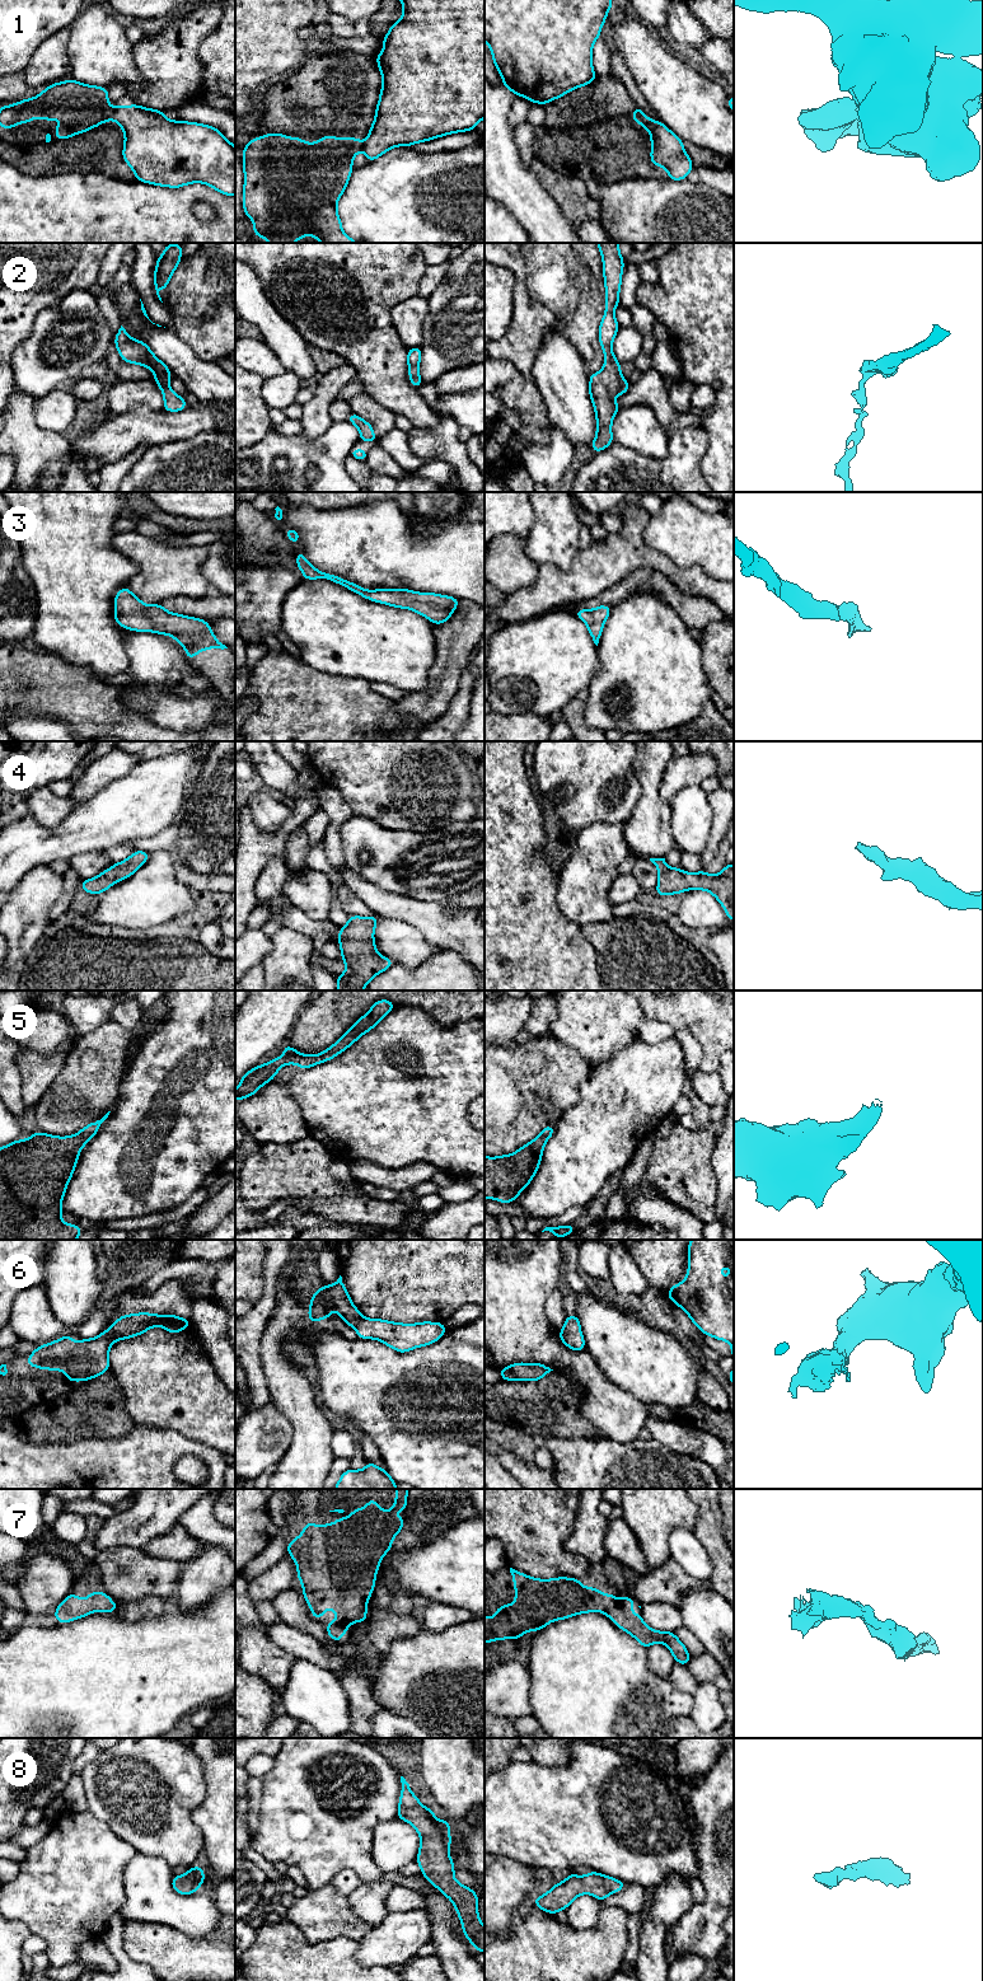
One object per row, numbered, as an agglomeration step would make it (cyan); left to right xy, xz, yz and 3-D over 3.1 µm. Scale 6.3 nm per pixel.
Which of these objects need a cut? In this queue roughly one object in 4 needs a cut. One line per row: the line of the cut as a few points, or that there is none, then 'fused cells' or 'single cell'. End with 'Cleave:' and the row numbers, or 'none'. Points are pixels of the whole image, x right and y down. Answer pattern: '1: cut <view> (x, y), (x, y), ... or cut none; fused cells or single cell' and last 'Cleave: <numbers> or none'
1: cut xy (115, 108), (111, 117); fused cells
2: cut none; single cell
3: cut none; single cell
4: cut none; single cell
5: cut none; single cell
6: cut xy (108, 1329), (112, 1342); fused cells
7: cut none; single cell
8: cut none; single cell
Cleave: 1, 6

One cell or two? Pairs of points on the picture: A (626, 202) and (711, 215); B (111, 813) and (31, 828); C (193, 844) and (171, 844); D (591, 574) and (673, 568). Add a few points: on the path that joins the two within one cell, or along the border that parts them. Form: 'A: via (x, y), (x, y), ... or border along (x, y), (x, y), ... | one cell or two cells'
A: via (647, 215), (689, 215) | one cell
B: via (90, 827), (65, 841), (51, 841) | one cell
C: border along (174, 822), (178, 829), (178, 851), (183, 862) | two cells
D: via (612, 560), (653, 560) | one cell

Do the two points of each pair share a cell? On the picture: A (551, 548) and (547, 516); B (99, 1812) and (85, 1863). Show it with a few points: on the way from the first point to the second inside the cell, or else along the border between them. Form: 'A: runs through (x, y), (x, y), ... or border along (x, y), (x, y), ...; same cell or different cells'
A: runs through (551, 541), (551, 524); same cell
B: border along (88, 1811), (101, 1818), (120, 1839); different cells

